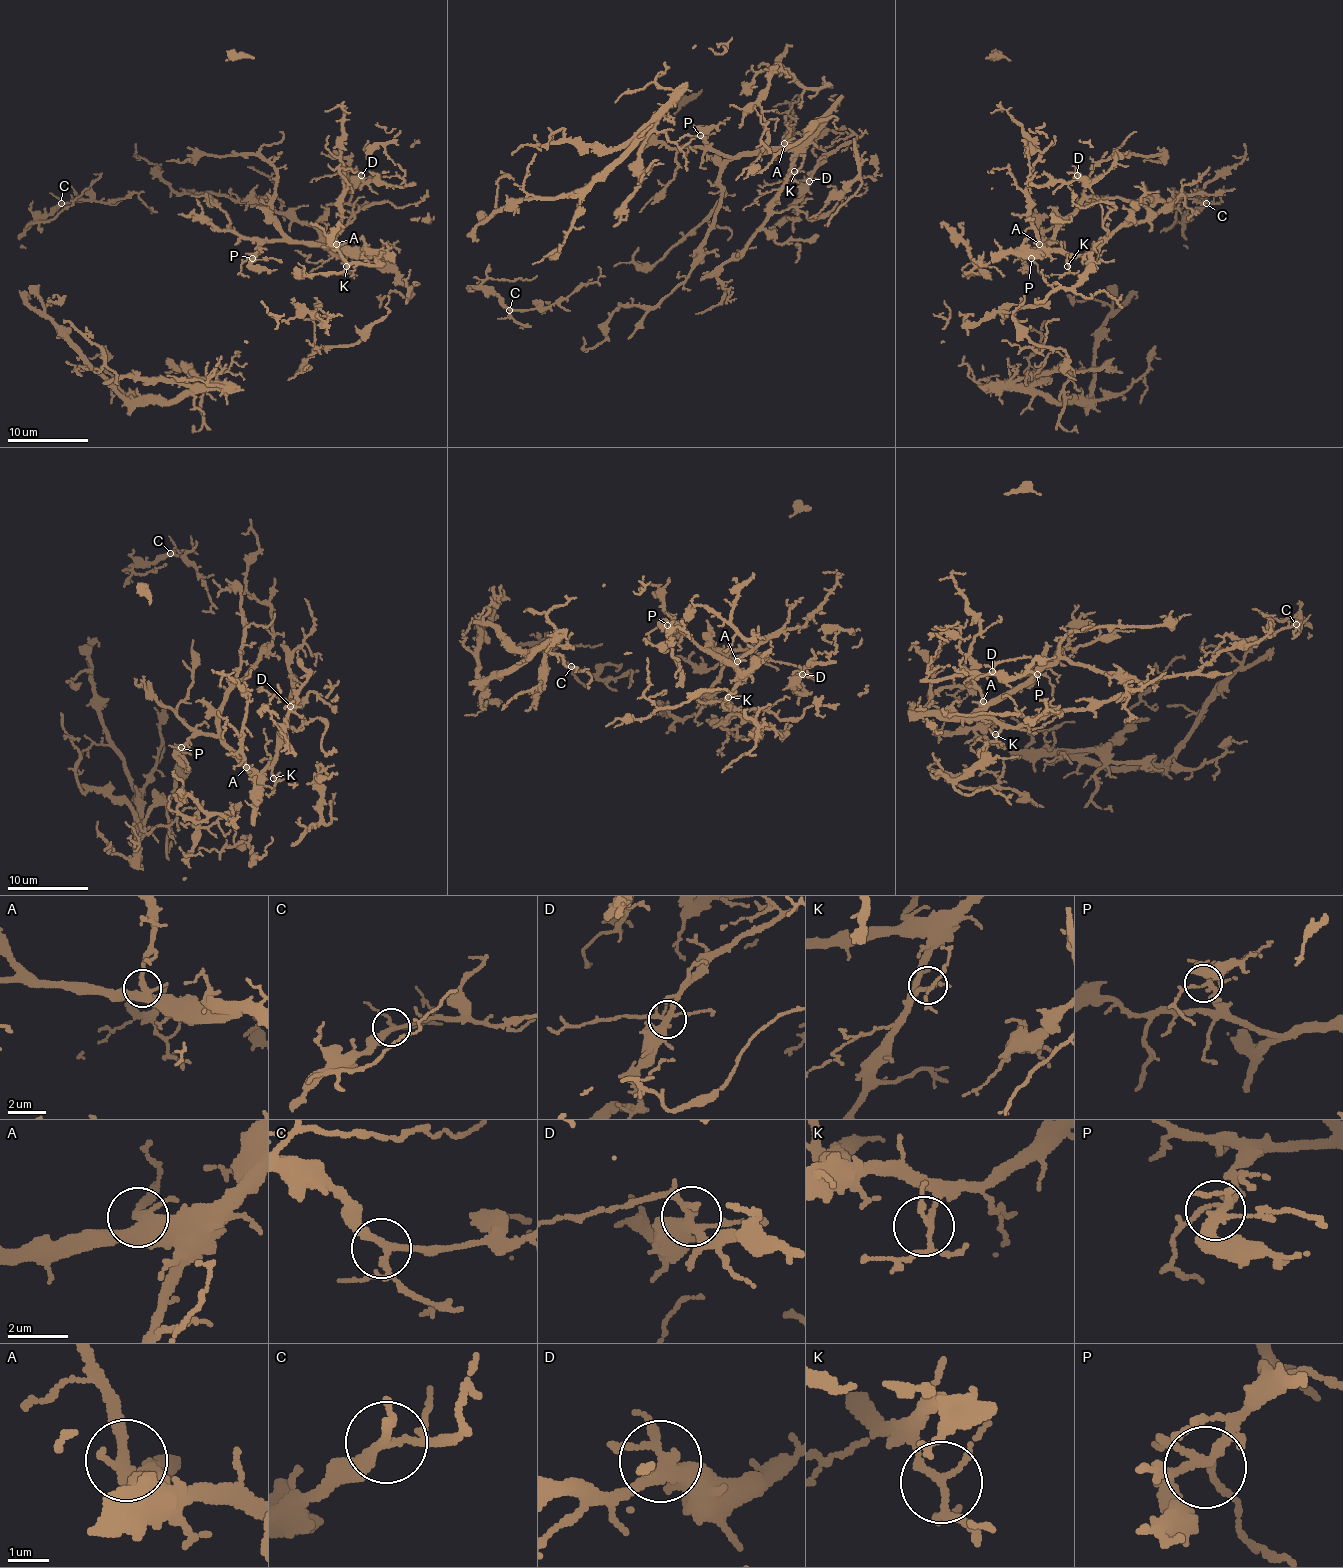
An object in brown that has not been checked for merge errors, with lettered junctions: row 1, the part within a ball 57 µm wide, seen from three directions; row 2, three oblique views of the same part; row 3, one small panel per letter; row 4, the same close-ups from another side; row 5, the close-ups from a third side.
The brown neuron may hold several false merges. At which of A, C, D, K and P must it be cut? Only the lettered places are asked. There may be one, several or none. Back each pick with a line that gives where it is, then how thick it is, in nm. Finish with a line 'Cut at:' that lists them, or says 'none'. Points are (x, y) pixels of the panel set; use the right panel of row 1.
Cut at: none

